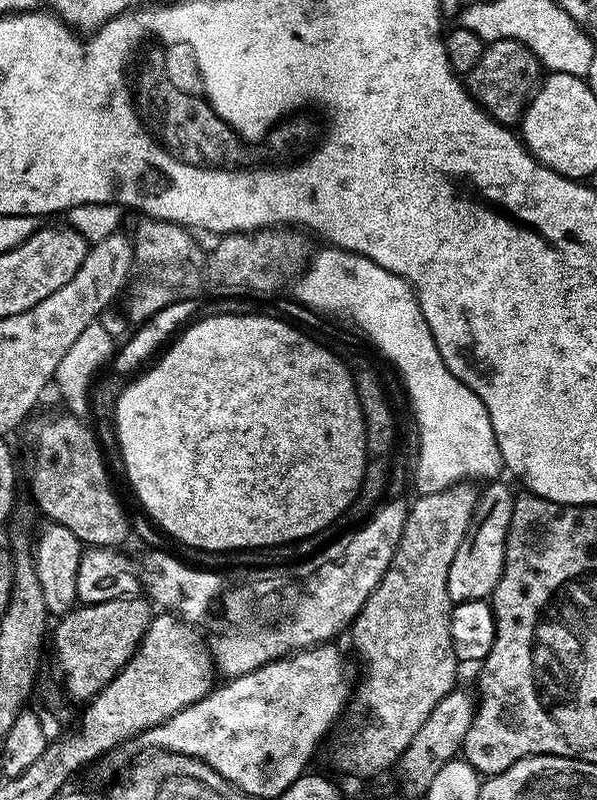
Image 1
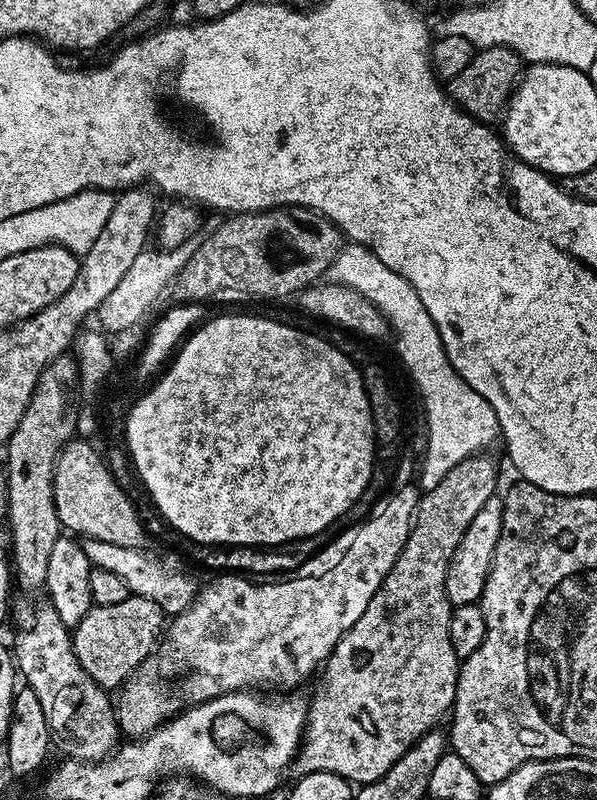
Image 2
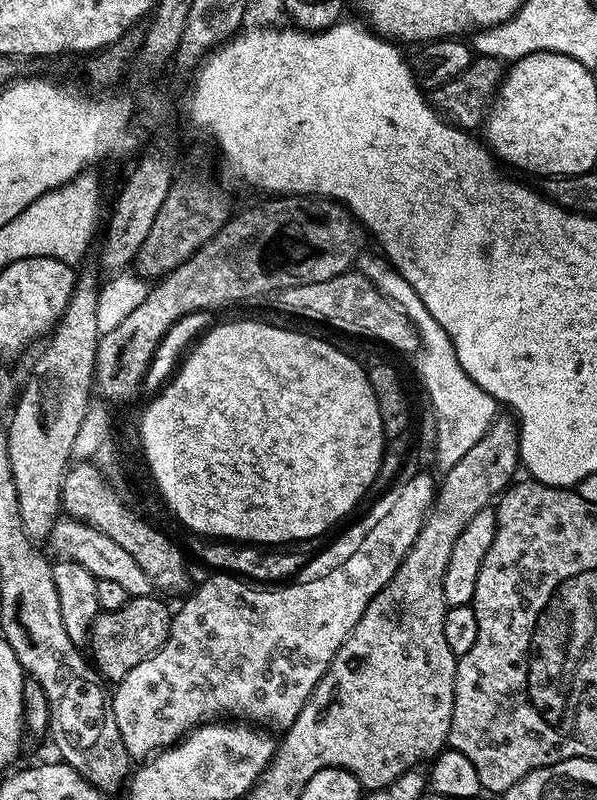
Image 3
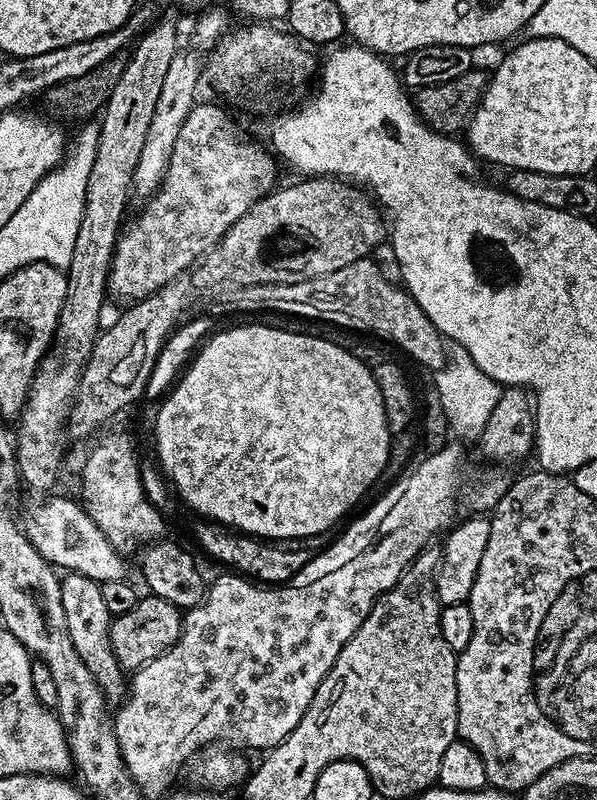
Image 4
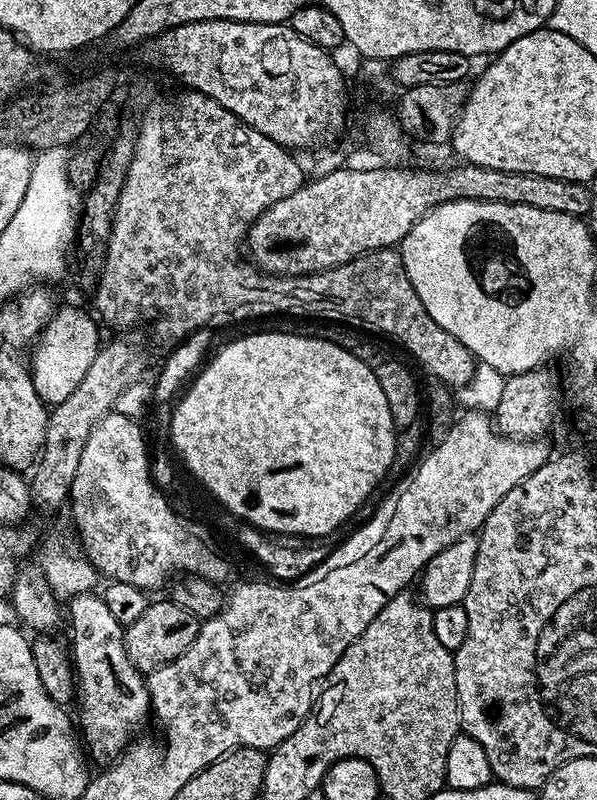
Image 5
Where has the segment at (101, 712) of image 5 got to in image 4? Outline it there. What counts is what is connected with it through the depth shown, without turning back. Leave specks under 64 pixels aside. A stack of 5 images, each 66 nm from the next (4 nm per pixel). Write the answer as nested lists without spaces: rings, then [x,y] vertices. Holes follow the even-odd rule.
[[[67,573],[60,582],[62,611],[66,613],[66,630],[70,630],[70,642],[74,642],[78,658],[86,662],[86,670],[94,674],[106,699],[109,702],[120,702],[126,696],[126,669],[111,648],[111,624],[114,617],[110,610],[106,610],[106,601],[102,598],[100,586],[100,582],[92,581],[80,573]]]

